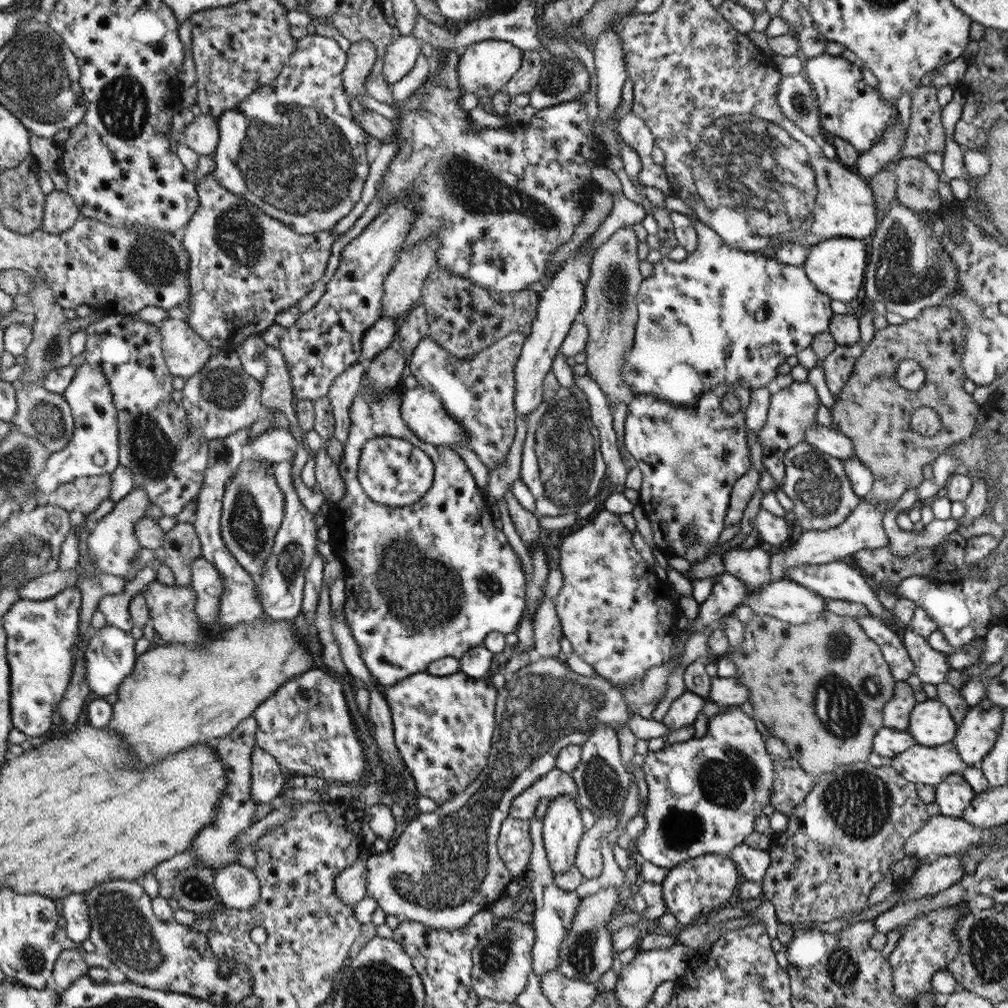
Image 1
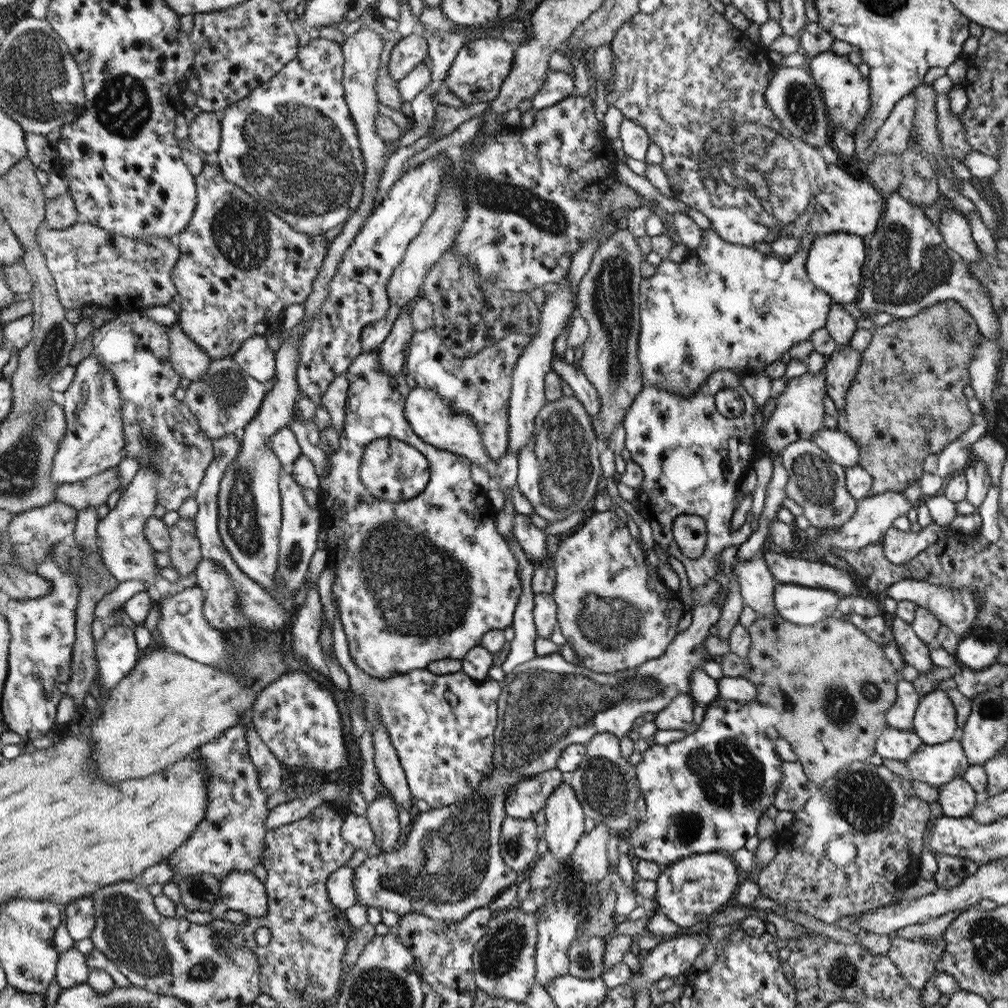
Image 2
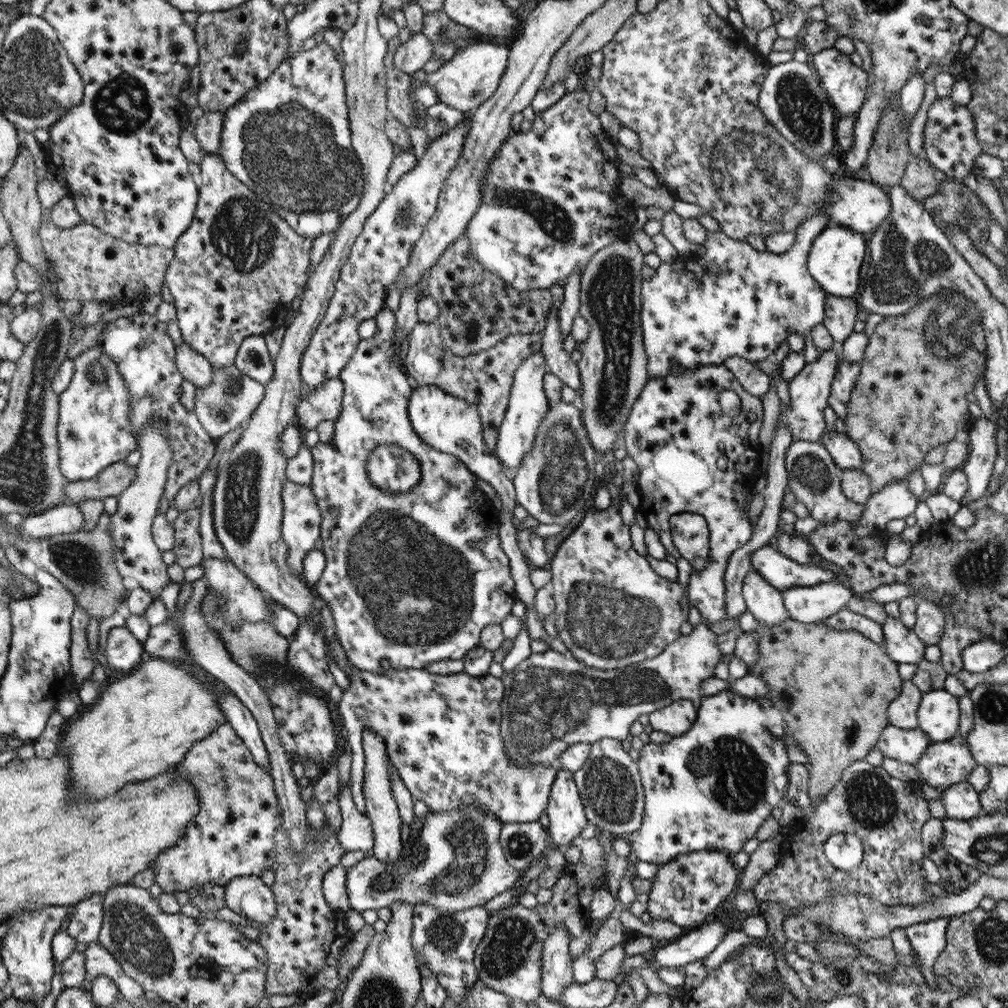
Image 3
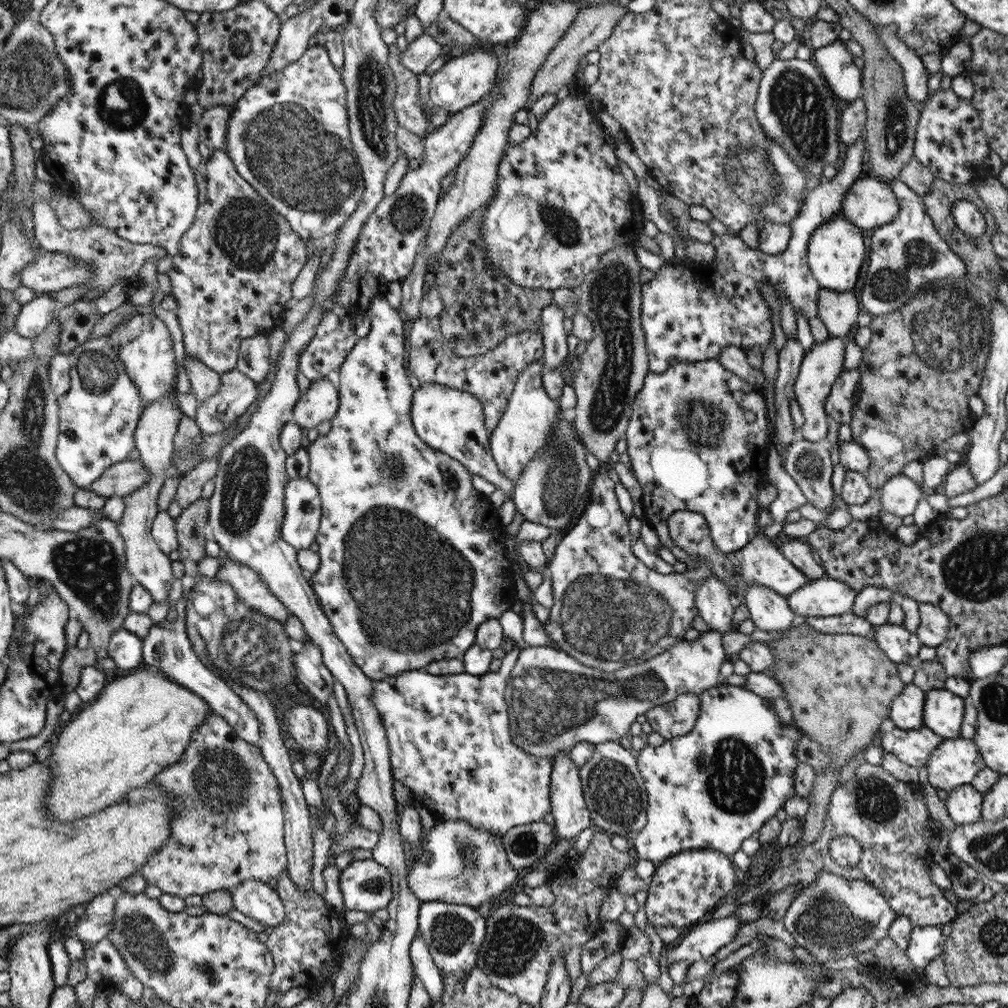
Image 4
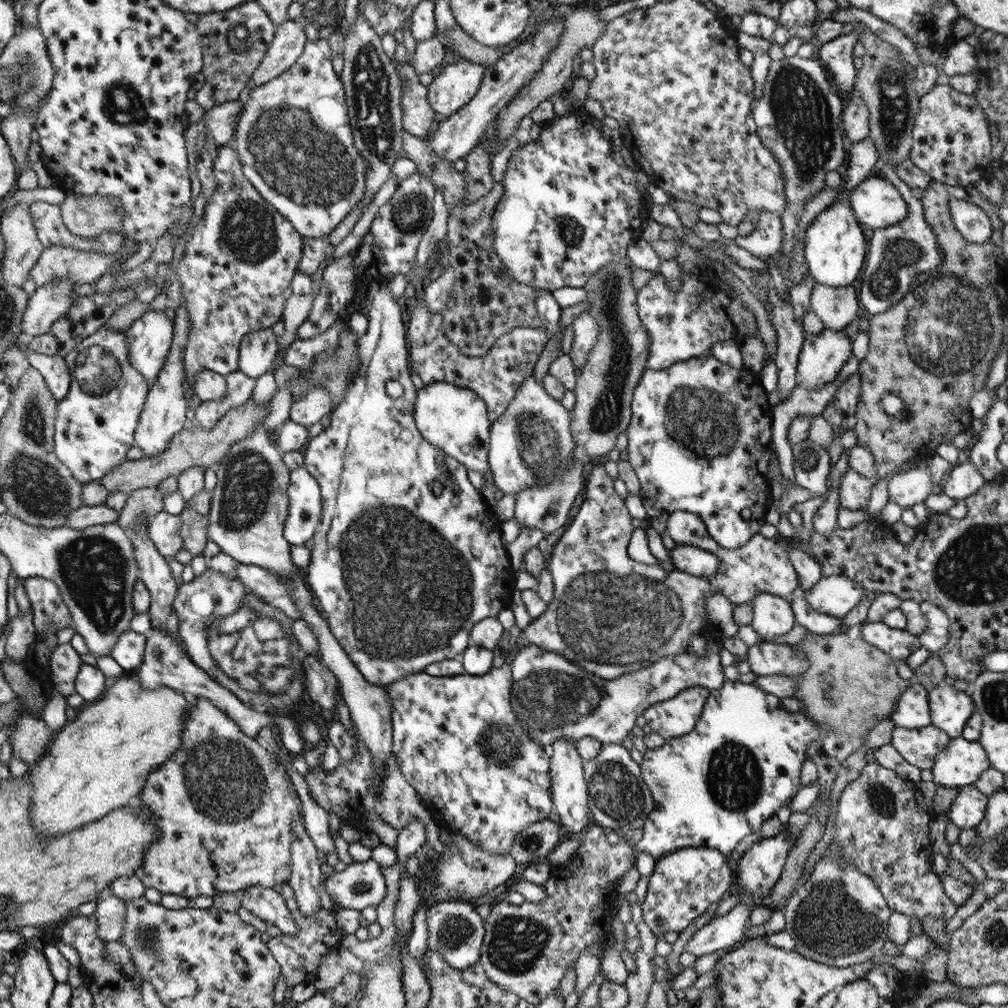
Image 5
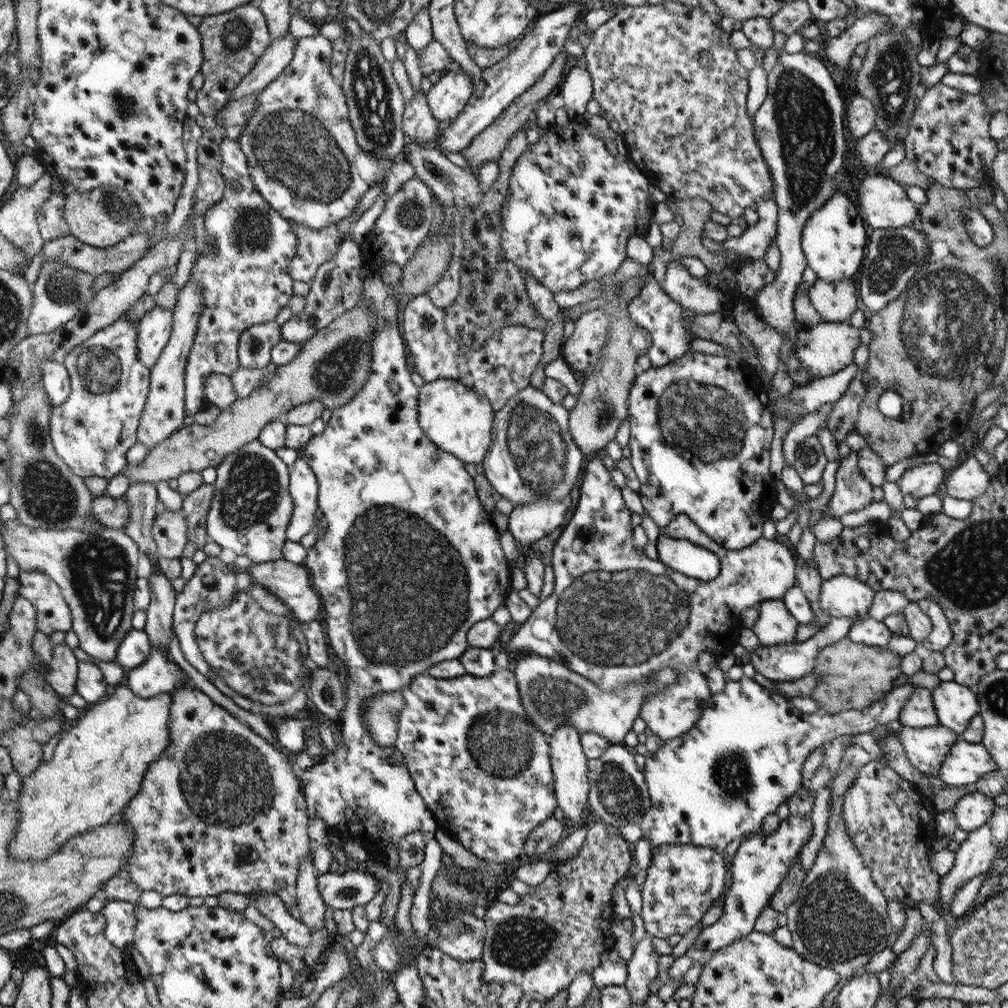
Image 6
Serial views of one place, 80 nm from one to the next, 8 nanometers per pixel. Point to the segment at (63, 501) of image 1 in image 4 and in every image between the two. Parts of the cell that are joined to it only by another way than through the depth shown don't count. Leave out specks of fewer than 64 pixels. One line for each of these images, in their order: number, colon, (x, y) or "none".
2: (92, 492)
3: (111, 482)
4: (121, 479)

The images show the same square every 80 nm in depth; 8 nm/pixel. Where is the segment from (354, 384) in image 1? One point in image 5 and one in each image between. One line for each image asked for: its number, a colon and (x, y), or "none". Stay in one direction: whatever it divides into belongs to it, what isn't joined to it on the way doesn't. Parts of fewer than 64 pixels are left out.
2: (334, 399)
3: (324, 403)
4: (321, 401)
5: (316, 403)

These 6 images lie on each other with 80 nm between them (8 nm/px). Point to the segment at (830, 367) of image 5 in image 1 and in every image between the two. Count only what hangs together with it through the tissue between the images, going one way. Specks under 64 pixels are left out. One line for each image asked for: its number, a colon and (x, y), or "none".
1: (792, 411)
2: (799, 413)
3: (804, 414)
4: (821, 366)

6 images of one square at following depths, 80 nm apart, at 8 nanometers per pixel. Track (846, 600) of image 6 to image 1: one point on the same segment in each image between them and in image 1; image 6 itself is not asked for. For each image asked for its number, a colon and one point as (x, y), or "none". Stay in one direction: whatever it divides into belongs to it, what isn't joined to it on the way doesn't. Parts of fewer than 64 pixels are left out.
1: (787, 600)
2: (801, 605)
3: (811, 604)
4: (825, 596)
5: (834, 595)

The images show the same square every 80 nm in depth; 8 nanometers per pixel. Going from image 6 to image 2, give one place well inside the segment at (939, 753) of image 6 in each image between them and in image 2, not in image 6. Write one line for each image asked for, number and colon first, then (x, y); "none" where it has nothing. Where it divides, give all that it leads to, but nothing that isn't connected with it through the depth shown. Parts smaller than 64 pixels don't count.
2: (894, 744)
3: (907, 746)
4: (913, 747)
5: (919, 747)

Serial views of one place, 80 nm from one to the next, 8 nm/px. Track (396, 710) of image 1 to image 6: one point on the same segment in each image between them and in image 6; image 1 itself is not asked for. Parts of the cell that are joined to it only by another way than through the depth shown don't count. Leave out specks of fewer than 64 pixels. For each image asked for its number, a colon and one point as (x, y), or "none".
2: (442, 727)
3: (442, 733)
4: (449, 736)
5: (456, 739)
6: (484, 770)

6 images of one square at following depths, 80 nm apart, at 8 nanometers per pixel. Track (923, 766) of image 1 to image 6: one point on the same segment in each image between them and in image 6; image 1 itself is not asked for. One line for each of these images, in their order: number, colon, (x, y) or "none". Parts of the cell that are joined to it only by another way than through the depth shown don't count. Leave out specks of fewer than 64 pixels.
2: (936, 765)
3: (944, 764)
4: (954, 762)
5: (961, 762)
6: (966, 764)

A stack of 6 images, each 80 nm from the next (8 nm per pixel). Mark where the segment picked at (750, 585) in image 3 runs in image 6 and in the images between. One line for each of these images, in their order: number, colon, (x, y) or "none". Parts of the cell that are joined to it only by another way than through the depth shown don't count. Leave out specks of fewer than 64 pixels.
4: (770, 611)
5: (773, 616)
6: (775, 625)

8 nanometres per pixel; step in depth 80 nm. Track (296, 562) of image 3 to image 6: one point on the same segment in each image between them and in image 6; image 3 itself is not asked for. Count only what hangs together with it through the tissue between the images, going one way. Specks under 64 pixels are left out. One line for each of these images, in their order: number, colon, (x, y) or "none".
4: (301, 521)
5: (304, 517)
6: (304, 487)

